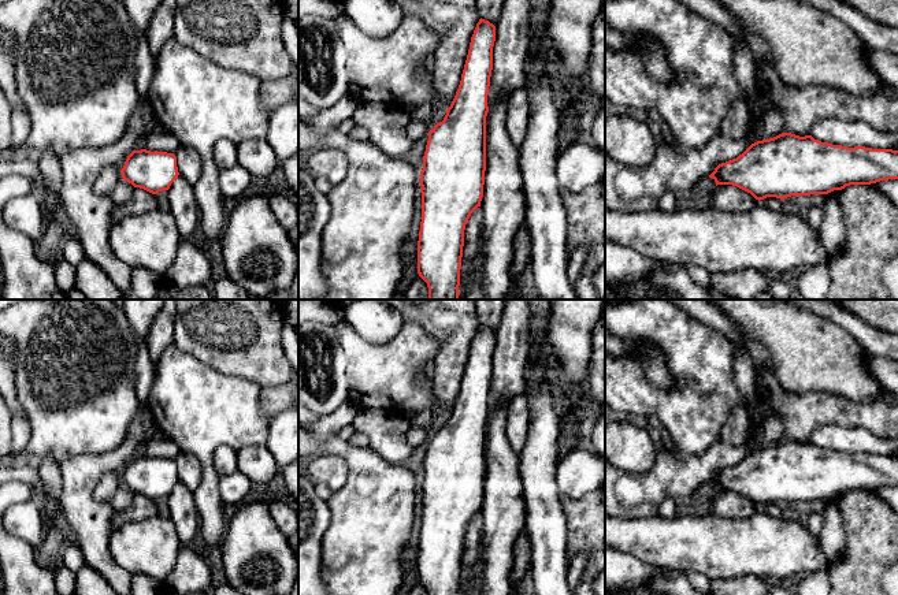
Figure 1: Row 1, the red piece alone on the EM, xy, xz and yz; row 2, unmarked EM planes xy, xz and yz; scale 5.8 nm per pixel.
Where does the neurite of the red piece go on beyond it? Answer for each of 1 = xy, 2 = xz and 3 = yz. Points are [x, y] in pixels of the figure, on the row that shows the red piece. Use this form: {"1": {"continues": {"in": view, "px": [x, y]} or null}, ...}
{"1": {"continues": null}, "2": {"continues": null}, "3": {"continues": null}}

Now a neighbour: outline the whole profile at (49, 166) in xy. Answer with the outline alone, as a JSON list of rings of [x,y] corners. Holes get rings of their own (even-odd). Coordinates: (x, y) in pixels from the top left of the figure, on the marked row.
[[[52,150],[42,152],[38,160],[38,170],[45,179],[47,191],[59,197],[62,186],[62,166],[59,157]]]

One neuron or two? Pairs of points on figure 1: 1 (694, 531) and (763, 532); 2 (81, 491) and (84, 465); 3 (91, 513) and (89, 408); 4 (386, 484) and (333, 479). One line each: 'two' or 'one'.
1: one
2: one
3: two
4: two

